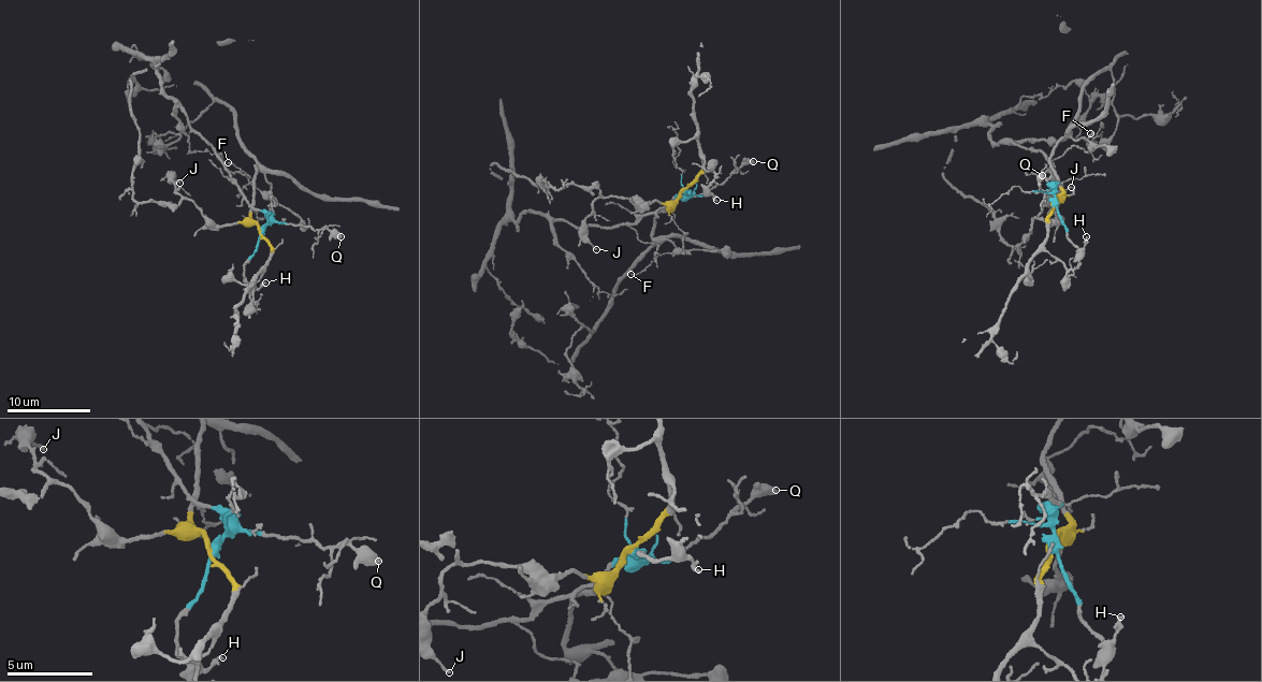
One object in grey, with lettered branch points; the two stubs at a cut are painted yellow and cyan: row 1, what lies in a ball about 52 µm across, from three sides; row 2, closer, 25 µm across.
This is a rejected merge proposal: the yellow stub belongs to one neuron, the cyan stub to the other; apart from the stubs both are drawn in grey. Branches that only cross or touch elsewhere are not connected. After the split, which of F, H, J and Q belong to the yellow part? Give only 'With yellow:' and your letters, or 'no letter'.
With yellow: F, J

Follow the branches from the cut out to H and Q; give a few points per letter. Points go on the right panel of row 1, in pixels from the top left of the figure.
H: (1054, 205), (1072, 246), (1084, 248), (1086, 236)
Q: (1054, 205), (1053, 190), (1057, 180), (1041, 175)

